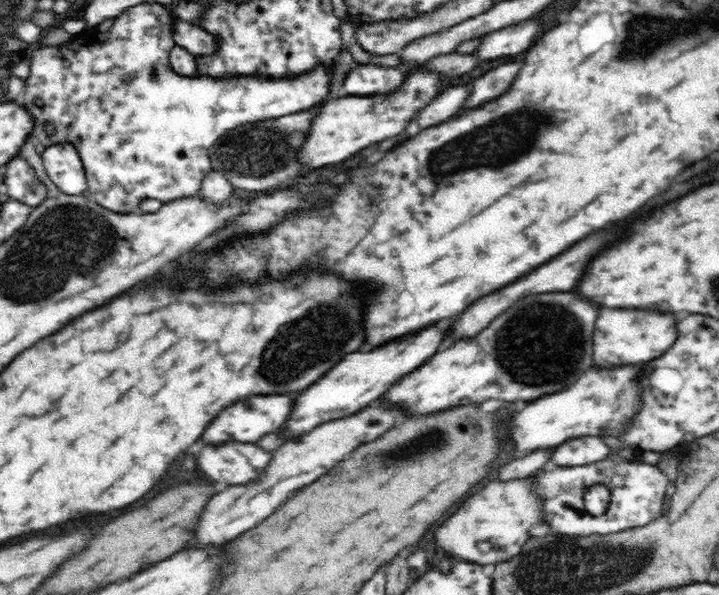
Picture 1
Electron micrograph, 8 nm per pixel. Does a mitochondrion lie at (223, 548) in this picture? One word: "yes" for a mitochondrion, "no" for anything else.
no

